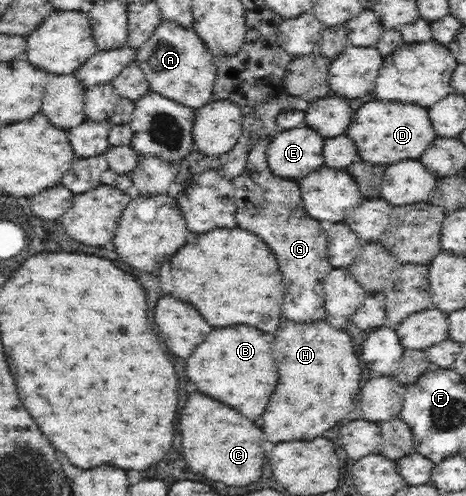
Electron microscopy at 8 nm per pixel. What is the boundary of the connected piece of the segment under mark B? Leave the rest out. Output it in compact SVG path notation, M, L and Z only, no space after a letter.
M232 325L224 329L214 329L204 343L200 343L186 365L188 379L206 393L222 403L238 409L246 417L260 417L276 389L278 367L272 357L274 335L264 333L248 325Z

